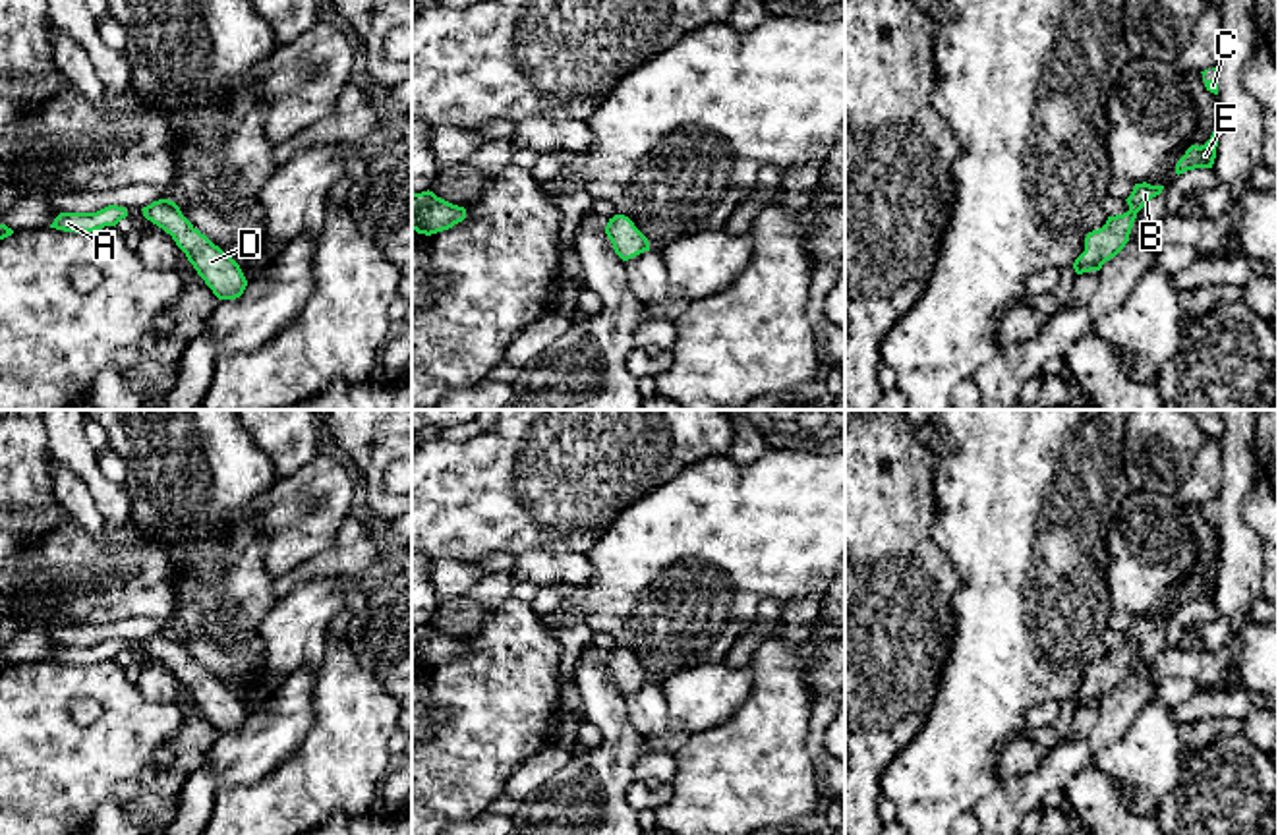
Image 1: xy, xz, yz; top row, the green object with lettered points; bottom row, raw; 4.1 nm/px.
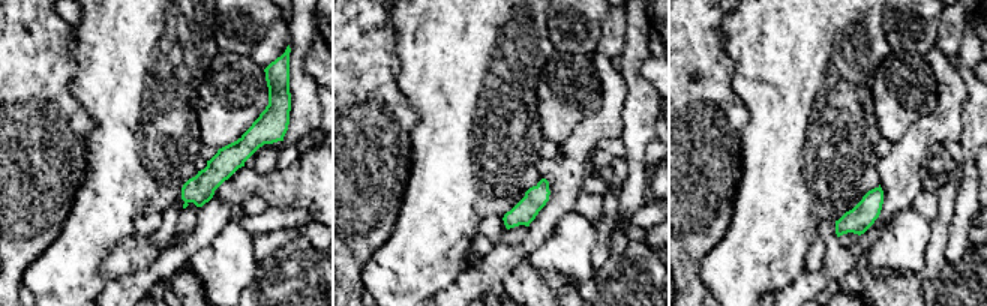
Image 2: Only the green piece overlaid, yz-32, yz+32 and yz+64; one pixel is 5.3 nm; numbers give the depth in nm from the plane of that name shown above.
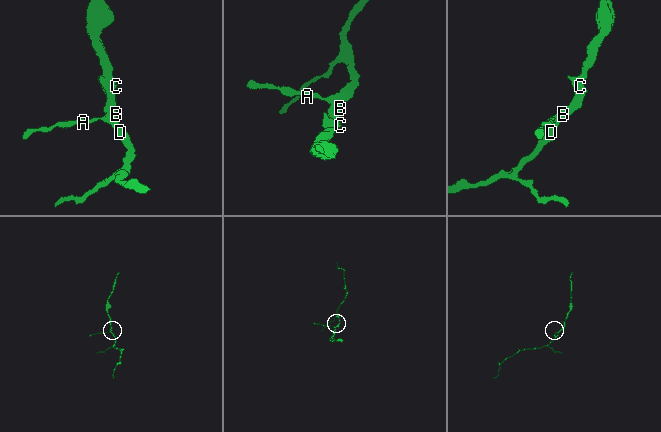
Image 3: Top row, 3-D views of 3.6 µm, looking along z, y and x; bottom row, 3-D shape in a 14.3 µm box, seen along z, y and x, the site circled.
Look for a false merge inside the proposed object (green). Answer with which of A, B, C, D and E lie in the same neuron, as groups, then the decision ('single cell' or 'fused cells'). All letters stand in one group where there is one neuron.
A B C D E; single cell

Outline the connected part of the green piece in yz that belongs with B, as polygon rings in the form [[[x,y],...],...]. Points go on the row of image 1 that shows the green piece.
[[[1147,182],[1135,184],[1131,195],[1125,199],[1129,211],[1123,215],[1108,216],[1106,224],[1092,230],[1085,238],[1085,251],[1075,259],[1073,269],[1077,274],[1100,271],[1106,261],[1116,257],[1125,244],[1137,213],[1156,195],[1160,195],[1164,186],[1150,186]]]

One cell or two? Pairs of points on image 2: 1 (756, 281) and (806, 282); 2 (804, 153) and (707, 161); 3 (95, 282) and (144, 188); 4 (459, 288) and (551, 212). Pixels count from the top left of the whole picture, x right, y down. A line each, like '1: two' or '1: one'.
1: two
2: two
3: one
4: one

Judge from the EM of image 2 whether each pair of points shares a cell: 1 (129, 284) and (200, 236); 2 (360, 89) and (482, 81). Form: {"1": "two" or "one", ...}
{"1": "one", "2": "two"}

